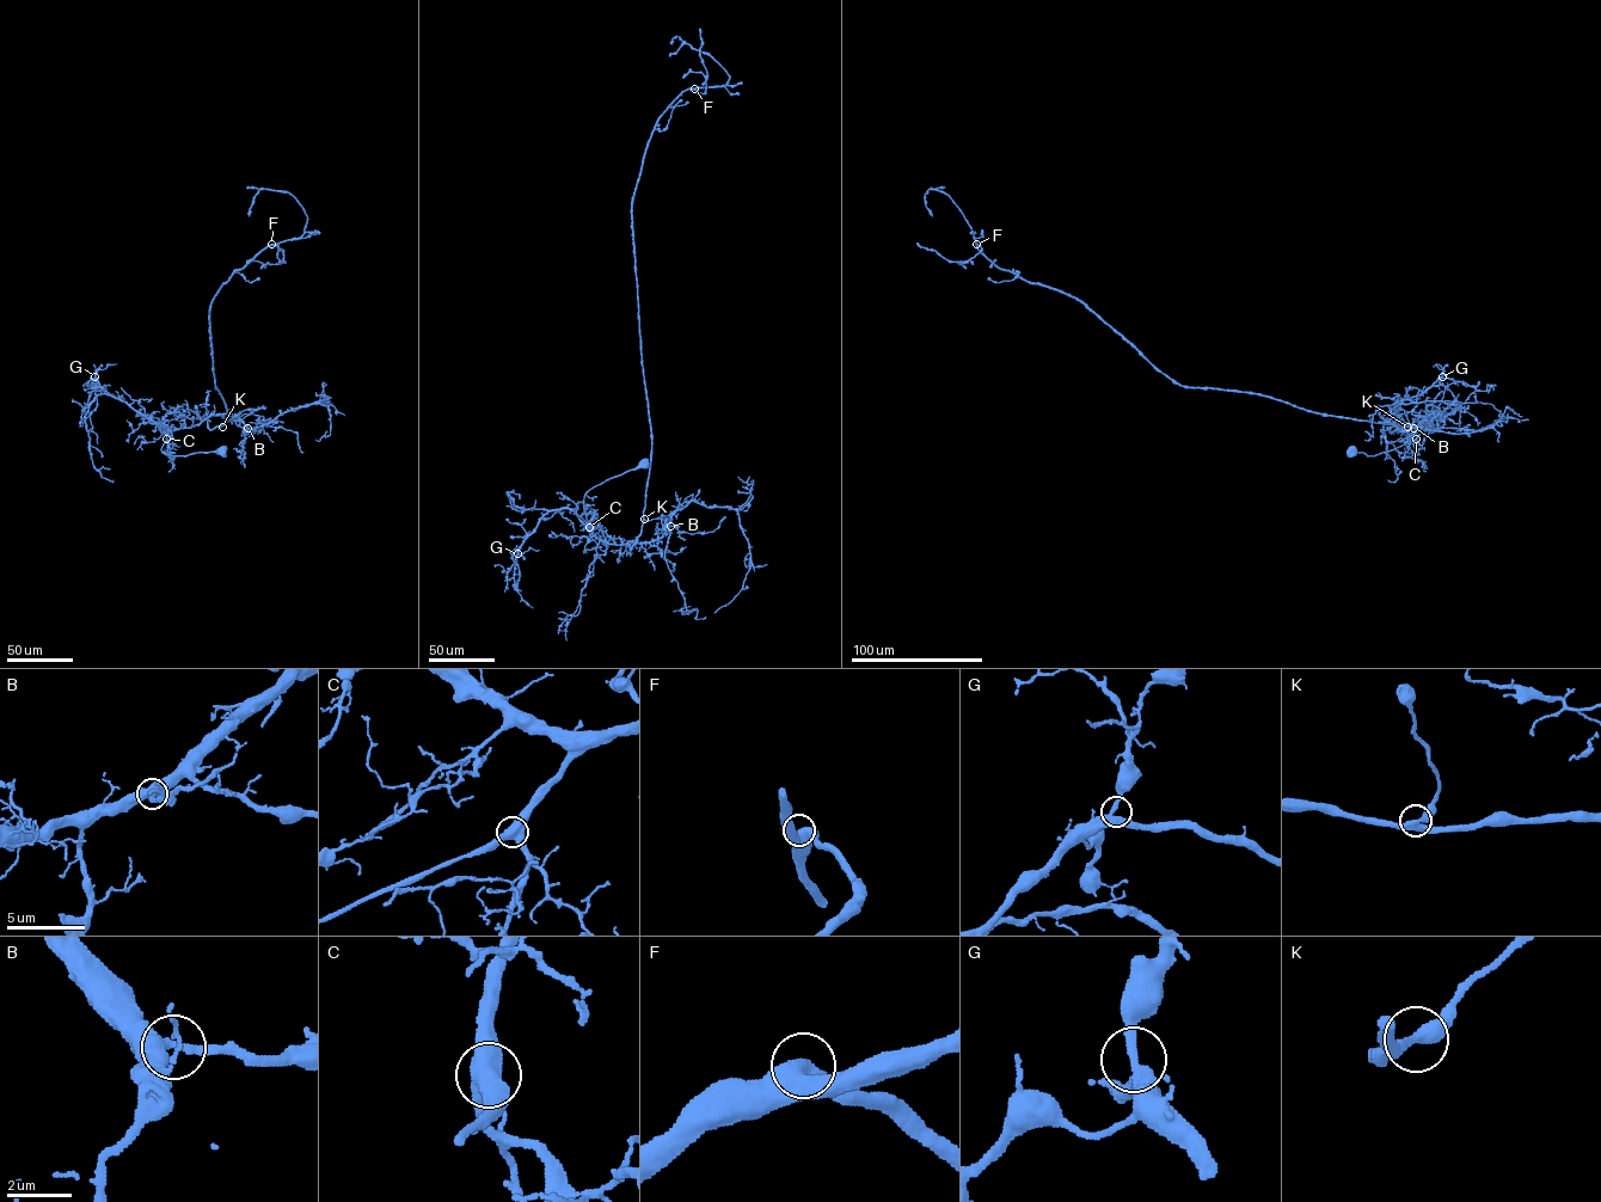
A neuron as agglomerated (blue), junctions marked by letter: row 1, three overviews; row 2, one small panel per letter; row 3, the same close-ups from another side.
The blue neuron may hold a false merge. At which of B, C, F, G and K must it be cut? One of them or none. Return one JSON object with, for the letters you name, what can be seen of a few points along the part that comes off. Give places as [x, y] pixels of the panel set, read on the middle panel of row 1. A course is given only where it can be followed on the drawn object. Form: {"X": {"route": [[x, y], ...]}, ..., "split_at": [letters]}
{"split_at": []}

